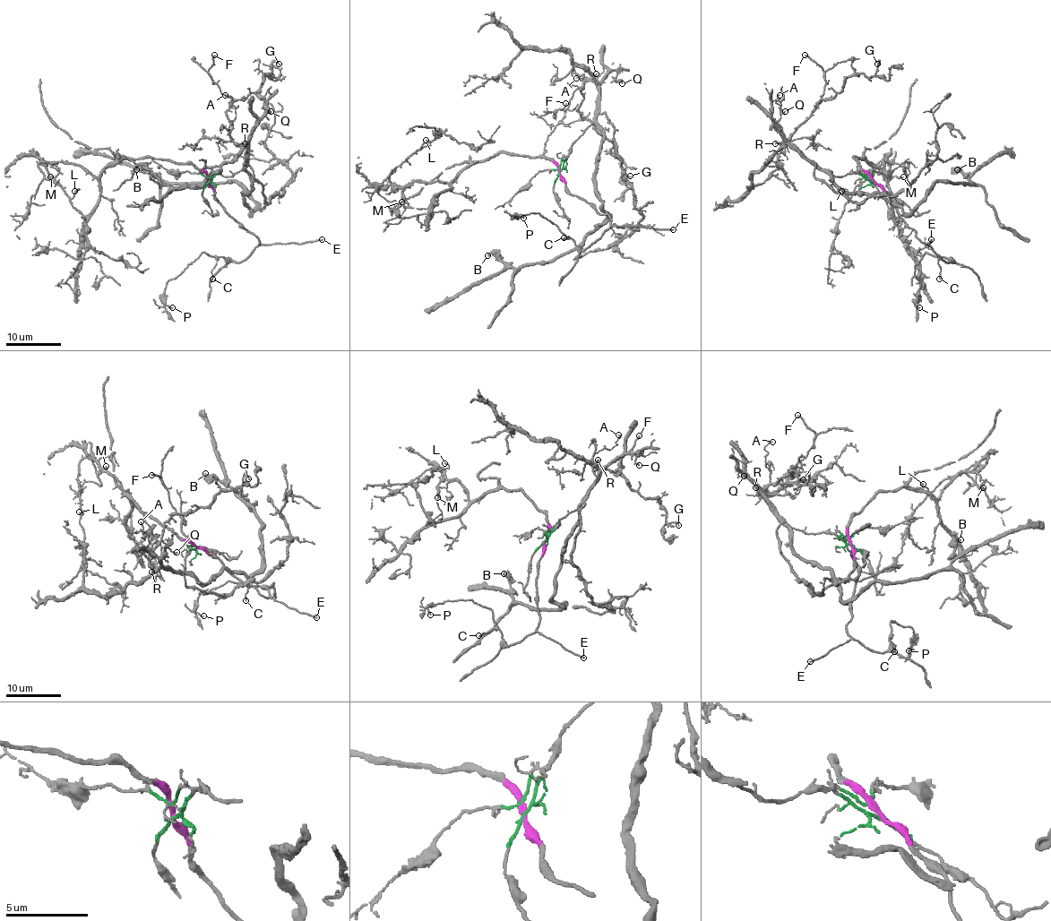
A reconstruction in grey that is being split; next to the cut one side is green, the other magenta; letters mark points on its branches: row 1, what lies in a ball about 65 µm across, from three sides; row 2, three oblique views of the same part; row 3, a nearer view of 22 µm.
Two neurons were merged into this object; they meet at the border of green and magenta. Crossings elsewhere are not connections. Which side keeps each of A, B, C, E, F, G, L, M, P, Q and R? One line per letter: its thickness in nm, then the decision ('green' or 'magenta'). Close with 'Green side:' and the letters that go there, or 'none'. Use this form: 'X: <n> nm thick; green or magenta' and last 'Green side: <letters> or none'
A: 110 nm thick; green
B: 260 nm thick; green
C: 140 nm thick; magenta
E: 180 nm thick; magenta
F: 160 nm thick; green
G: 140 nm thick; green
L: 100 nm thick; magenta
M: 200 nm thick; magenta
P: 160 nm thick; magenta
Q: 120 nm thick; green
R: 110 nm thick; green
Green side: A, B, F, G, Q, R

